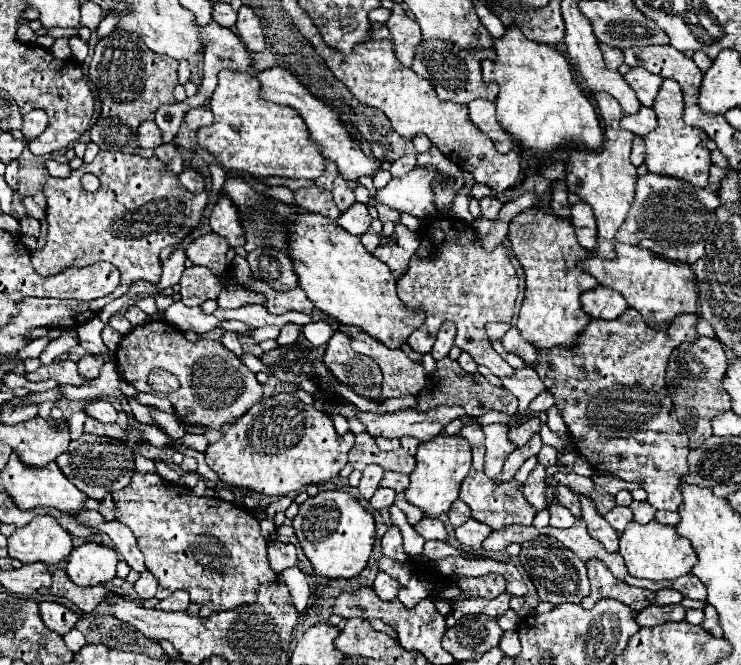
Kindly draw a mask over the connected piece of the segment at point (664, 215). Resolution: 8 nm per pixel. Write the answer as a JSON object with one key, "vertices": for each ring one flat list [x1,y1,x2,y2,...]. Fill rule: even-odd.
{"vertices":[[713,165,709,175,709,185,703,189,691,187,687,181,675,177,663,177,647,173,637,179,637,195,633,207,627,215,627,223,619,229,619,241,629,245,639,245,651,249,653,253,683,261,695,263,705,255,705,241,715,227,715,209,719,207,719,181,725,177,725,169]]}

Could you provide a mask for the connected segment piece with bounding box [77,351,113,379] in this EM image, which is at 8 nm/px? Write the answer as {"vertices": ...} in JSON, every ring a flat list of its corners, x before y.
{"vertices":[[107,351,107,353,97,353,97,355,85,355,85,357,81,357,79,359,79,373,83,375,83,377,87,377,87,379,95,379,97,375,99,375,99,371,101,371,101,367,105,365,105,361,103,359,113,359,113,353,111,351]]}

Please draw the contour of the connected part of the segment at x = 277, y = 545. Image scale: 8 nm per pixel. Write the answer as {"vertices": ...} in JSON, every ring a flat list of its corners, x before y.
{"vertices":[[273,539,269,543,269,561,271,567,275,567,275,573,281,573,287,567,293,567,297,563,297,553,295,553,295,545,291,543,281,543,277,539]]}

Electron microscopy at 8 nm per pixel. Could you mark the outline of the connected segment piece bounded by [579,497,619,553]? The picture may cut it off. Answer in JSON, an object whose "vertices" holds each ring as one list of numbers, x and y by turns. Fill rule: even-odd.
{"vertices":[[579,499,581,501,581,509,583,509,583,519,587,521,589,527,589,535,593,539,597,539,607,553,615,553,617,551,617,531,599,515,599,511,595,511,595,503,591,503,591,499]]}

